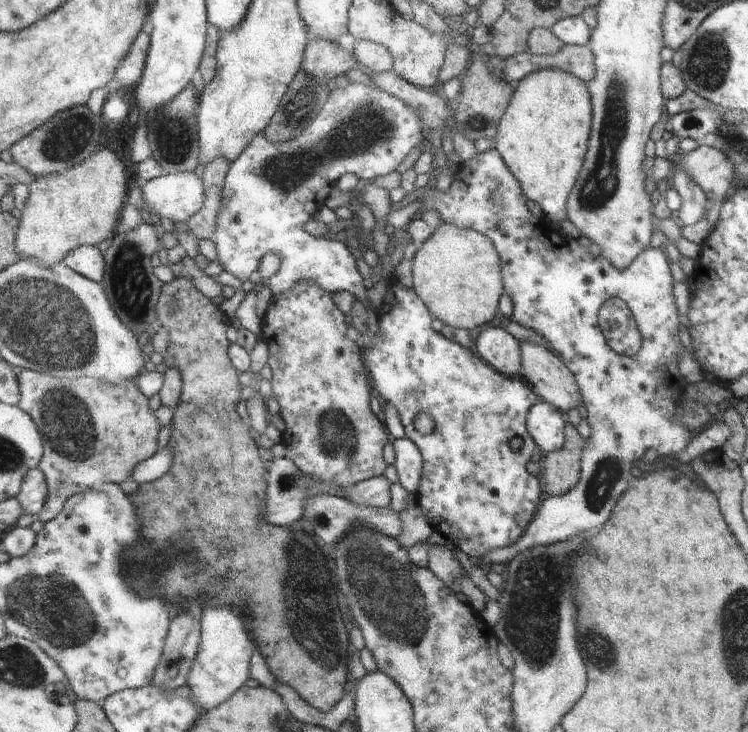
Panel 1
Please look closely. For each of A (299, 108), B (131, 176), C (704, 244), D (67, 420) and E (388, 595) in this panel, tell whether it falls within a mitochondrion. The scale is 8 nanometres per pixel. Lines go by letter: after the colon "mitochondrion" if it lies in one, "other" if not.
A: mitochondrion
B: other
C: other
D: mitochondrion
E: mitochondrion

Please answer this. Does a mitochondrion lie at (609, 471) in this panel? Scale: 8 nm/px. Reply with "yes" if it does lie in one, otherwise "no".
yes

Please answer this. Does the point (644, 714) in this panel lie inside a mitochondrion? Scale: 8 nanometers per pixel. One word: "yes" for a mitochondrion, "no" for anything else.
no

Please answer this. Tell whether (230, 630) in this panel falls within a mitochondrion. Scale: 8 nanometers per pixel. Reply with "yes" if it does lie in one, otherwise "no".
no

